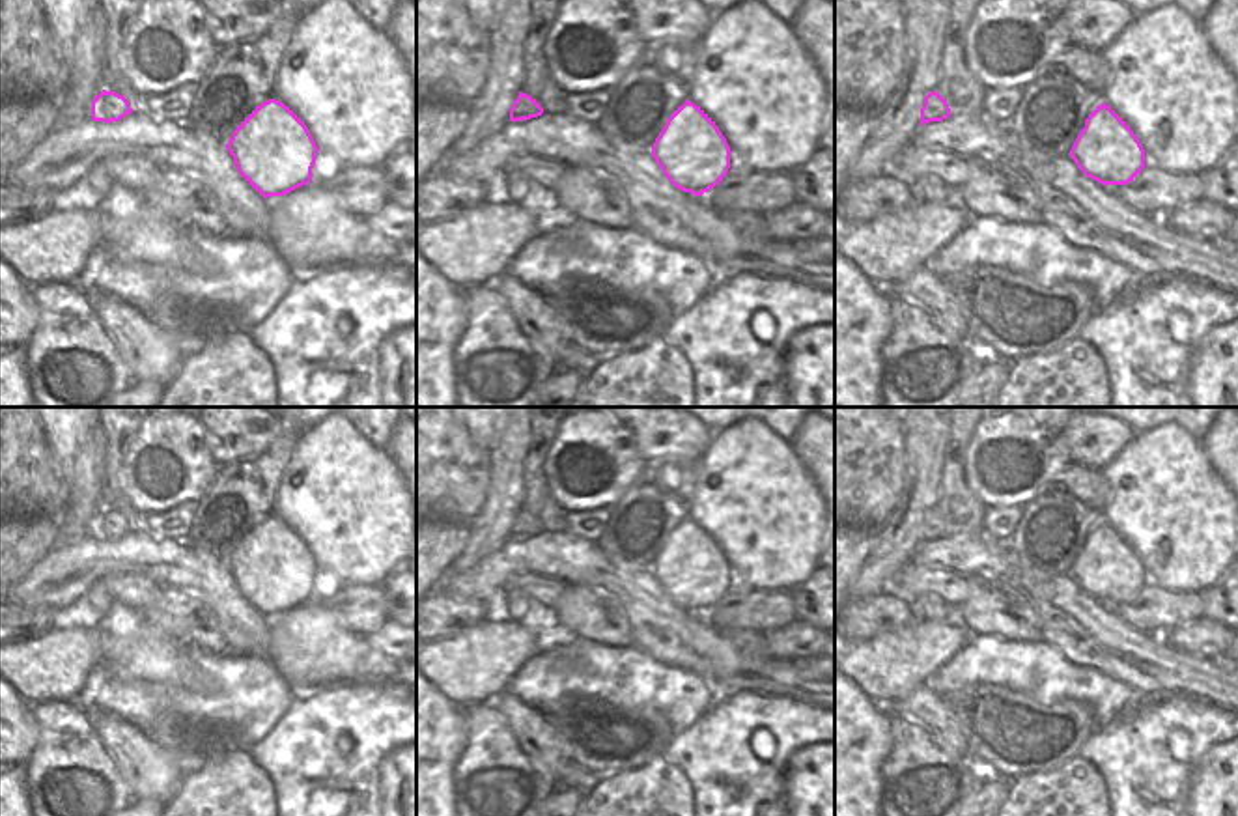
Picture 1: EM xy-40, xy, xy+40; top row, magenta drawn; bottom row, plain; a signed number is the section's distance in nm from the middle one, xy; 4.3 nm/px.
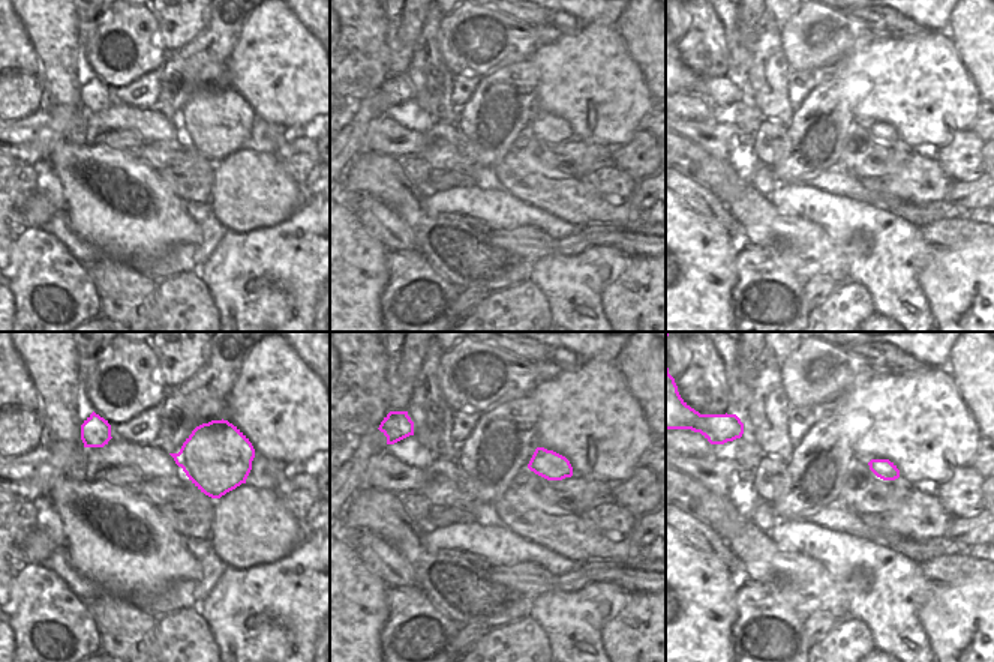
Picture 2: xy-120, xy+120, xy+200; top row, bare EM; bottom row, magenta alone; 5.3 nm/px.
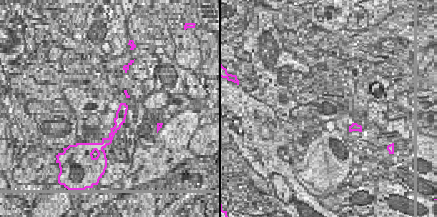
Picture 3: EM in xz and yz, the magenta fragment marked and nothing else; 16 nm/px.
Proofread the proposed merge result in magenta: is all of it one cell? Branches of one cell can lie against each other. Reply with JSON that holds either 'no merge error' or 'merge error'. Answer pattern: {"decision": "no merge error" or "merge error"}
{"decision": "merge error"}

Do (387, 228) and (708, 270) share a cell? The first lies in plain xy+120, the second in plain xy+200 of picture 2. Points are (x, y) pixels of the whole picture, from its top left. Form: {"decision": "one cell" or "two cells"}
{"decision": "two cells"}

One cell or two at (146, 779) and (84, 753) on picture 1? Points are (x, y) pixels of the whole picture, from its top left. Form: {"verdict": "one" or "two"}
{"verdict": "two"}

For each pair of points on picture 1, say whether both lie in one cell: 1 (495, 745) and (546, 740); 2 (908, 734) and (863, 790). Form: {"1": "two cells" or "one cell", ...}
{"1": "two cells", "2": "two cells"}

